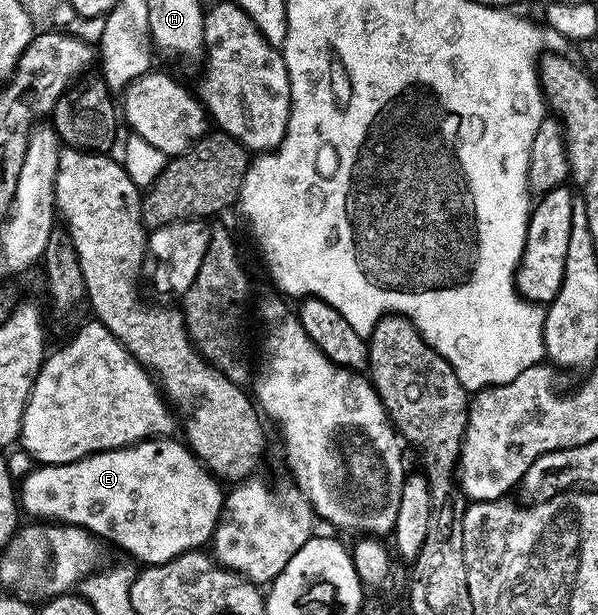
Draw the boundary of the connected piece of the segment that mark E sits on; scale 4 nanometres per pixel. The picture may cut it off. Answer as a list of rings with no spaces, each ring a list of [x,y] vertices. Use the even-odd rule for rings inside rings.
[[[148,438],[126,448],[92,453],[69,464],[37,466],[21,480],[18,501],[27,516],[34,516],[31,518],[77,525],[105,542],[112,541],[145,566],[161,565],[182,553],[203,548],[213,538],[225,508],[226,495],[218,484],[217,478],[181,440]]]

